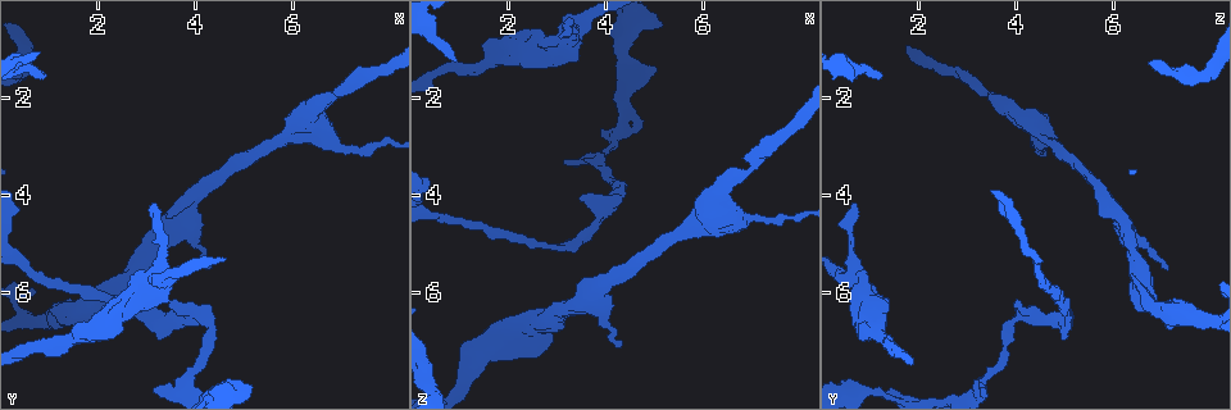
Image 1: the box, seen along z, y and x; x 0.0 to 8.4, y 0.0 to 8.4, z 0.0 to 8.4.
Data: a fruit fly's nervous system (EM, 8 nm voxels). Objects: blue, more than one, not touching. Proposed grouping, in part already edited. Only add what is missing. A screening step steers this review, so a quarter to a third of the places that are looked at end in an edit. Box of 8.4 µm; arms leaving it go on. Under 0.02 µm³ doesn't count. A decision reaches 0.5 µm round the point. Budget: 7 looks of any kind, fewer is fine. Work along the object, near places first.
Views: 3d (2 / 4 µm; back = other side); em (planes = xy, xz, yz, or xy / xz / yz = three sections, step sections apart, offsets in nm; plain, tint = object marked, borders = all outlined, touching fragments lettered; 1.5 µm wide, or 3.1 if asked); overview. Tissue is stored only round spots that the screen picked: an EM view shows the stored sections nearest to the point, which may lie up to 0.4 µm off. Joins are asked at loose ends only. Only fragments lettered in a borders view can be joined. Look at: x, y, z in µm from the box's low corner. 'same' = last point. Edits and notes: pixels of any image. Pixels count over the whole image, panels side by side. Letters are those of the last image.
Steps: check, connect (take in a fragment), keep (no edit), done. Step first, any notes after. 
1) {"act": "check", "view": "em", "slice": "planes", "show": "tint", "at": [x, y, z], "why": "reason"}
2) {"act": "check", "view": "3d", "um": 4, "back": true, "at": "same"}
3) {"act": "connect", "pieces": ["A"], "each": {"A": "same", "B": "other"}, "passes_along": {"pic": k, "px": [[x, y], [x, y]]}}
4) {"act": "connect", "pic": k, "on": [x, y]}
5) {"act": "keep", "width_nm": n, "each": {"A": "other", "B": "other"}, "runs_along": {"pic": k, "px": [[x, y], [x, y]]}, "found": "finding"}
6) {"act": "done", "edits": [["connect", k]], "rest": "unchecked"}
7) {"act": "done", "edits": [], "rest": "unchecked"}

{"act": "check", "view": "em", "slice": "planes", "show": "borders", "at": [4.25, 5.45, 7.10], "why": "tapers out"}

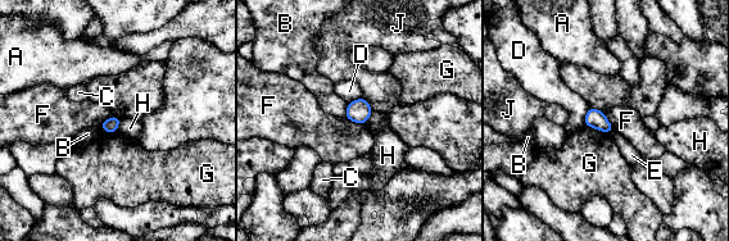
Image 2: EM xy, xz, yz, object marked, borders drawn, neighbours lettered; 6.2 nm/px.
{"act": "keep", "each": {"A": "other", "B": "other", "C": "other", "D": "other", "E": "other", "F": "other", "G": "other", "H": "other", "J": "other"}, "border": {"pic": 2, "px": [[345, 117], [363, 124]]}, "found": "no lettered fragment goes on from it"}

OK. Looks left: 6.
{"act": "check", "view": "em", "slice": "xy", "step": 8, "show": "borders", "at": [3.20, 4.15, 0.70], "why": "thin end"}

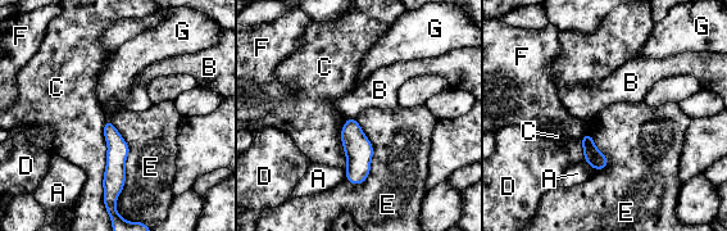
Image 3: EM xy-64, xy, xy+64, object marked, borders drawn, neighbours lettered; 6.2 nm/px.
{"act": "check", "view": "em", "slice": "planes", "show": "borders", "at": "same"}

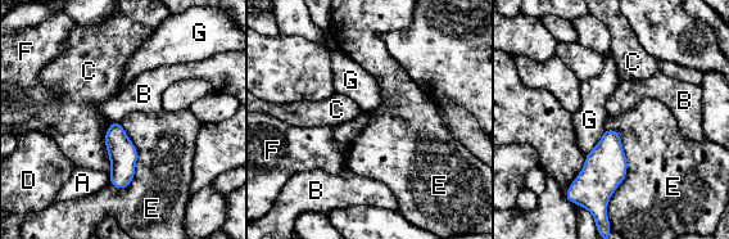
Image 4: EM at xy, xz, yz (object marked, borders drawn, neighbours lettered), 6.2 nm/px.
{"act": "keep", "width_nm": 140, "each": {"A": "other", "B": "other", "C": "other", "D": "other", "E": "other", "F": "other", "G": "other"}, "border": {"pic": 4, "px": [[614, 129], [626, 175], [606, 208]]}, "found": "none of them fits"}

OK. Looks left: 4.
{"act": "check", "view": "3d", "um": 4, "back": true, "at": [0.90, 1.60, 1.25], "why": "branch stops here"}

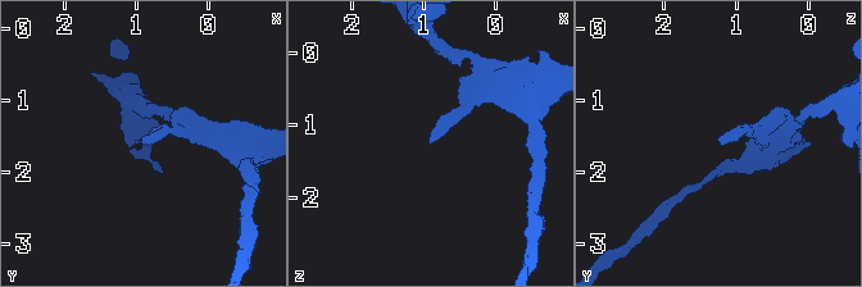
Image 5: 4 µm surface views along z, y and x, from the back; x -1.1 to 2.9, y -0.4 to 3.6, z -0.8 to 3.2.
{"act": "check", "view": "em", "slice": "xy", "step": 8, "show": "borders", "at": [0.95, 1.55, 1.20], "why": "now the EM"}

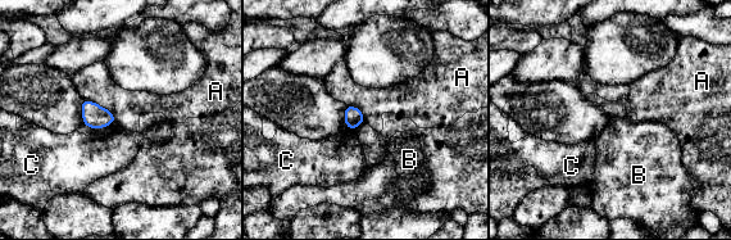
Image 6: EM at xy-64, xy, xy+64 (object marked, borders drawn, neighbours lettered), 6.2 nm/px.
{"act": "check", "view": "em", "slice": "yz", "step": 8, "show": "borders", "at": "same", "why": "another direction"}

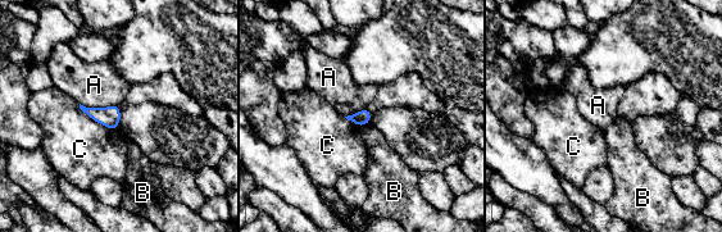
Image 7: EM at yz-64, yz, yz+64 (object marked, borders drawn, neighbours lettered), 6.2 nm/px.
{"act": "keep", "width_nm": 90, "each": {"A": "other", "B": "other", "C": "other"}, "border": {"pic": 7, "px": [[80, 103], [103, 108], [117, 105]]}, "found": "none of them fits"}

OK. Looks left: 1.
{"act": "done", "edits": [], "rest": "unchecked"}

